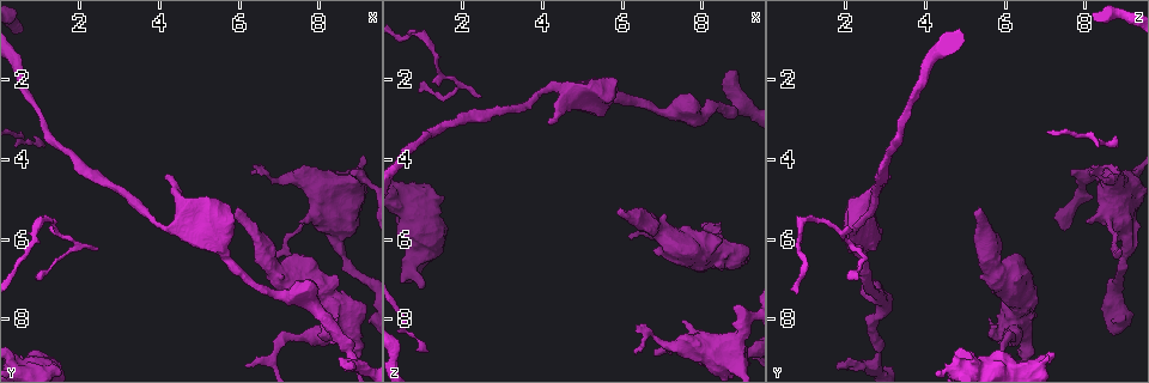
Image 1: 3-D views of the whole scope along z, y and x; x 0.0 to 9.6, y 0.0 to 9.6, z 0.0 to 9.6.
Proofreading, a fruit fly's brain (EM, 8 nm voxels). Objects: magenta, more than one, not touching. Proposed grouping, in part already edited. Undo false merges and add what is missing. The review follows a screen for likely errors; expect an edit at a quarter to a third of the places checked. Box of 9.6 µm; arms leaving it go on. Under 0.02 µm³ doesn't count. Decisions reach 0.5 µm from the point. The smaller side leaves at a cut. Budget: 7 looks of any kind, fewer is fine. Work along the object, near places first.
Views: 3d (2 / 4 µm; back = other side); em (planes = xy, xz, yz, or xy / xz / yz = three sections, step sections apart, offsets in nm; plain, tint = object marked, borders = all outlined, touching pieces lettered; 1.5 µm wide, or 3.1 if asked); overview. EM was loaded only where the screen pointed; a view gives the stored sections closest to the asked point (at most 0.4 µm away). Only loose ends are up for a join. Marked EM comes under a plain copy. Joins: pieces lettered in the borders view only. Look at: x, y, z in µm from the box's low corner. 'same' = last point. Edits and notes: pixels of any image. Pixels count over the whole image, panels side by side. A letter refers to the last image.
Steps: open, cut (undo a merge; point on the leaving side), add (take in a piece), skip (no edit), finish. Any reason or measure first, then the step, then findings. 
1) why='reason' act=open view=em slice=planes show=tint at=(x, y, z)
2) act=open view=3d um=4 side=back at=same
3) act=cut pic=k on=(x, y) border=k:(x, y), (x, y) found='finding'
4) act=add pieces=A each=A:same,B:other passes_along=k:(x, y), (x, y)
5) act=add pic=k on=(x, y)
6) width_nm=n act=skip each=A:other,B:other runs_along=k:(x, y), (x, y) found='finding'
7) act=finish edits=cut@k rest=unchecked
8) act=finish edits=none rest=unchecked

why='an open end' act=open view=3d um=4 at=(8.85, 4.40, 7.70)

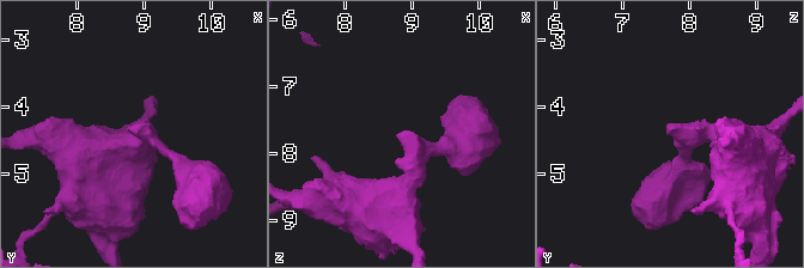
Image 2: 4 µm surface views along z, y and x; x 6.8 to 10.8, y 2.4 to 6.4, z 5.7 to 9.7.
arm_widths_nm=190,280 act=open view=em slice=xz step=8 show=tint at=(8.80, 4.35, 7.70)

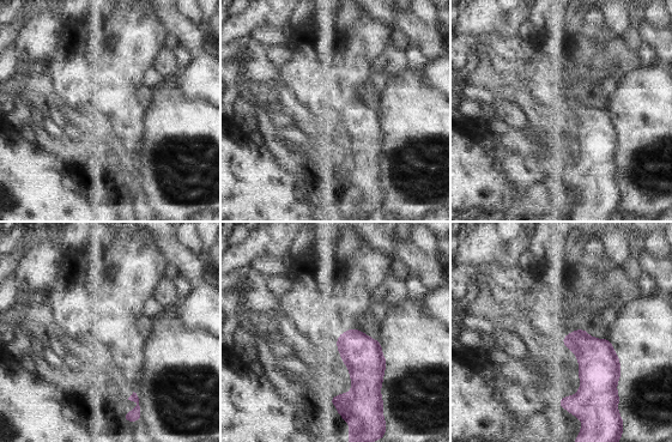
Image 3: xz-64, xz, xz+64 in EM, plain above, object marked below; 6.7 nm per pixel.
why='cut it another way' act=open view=em slice=planes show=borders at=same

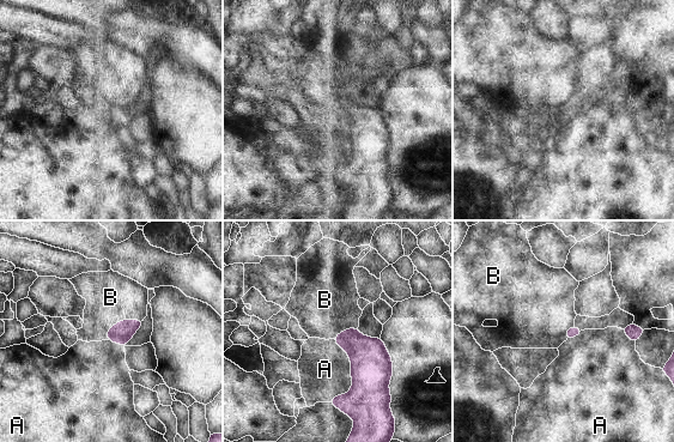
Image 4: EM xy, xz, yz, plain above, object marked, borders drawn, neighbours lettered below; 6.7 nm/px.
act=add pieces=B each=A:other,B:same passes_along=4:(122, 332), (120, 321), (110, 297) found='it goes on there'

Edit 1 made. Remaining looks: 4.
act=open view=overview

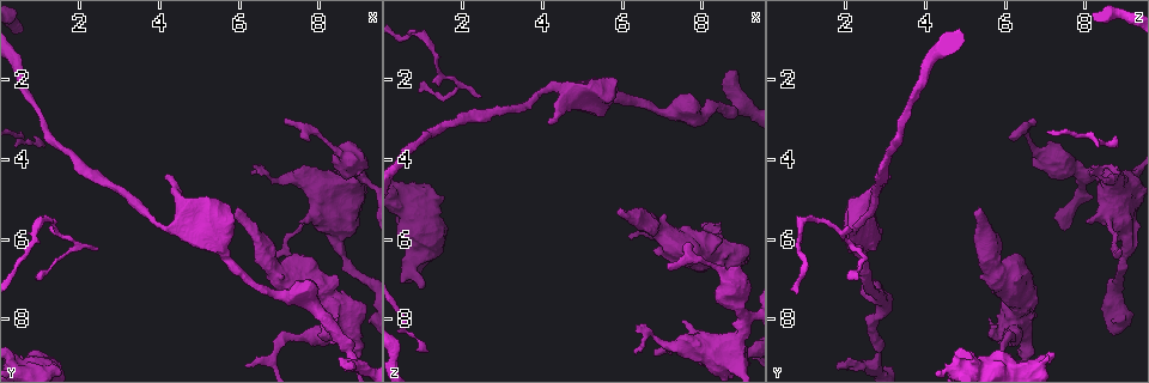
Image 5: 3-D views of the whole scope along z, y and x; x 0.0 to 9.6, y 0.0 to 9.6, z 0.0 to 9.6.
why='thick turns thin' act=open view=em slice=yz step=4 show=tint at=(8.85, 9.00, 6.50)

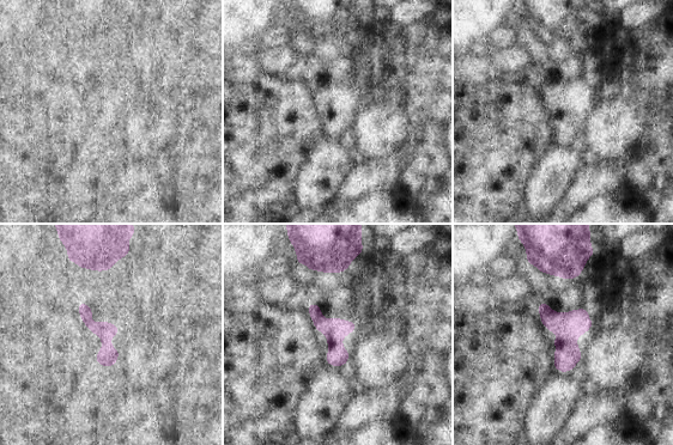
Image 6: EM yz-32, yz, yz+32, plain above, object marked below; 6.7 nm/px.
why='another direction' act=open view=em slice=planes show=tint at=same

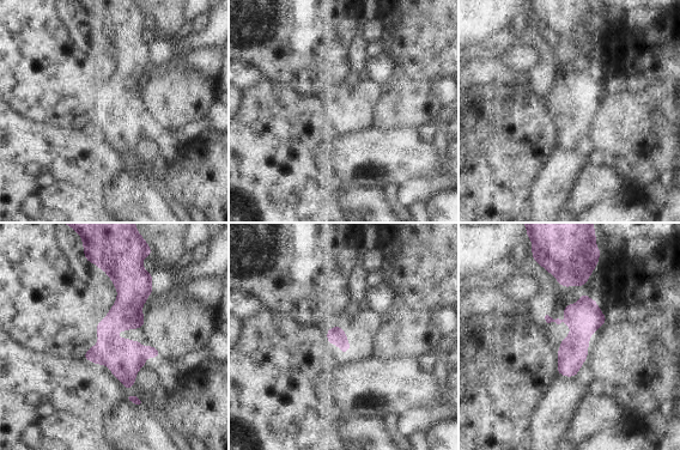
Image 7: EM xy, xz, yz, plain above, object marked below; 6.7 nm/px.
act=open view=em slice=planes show=borders at=same

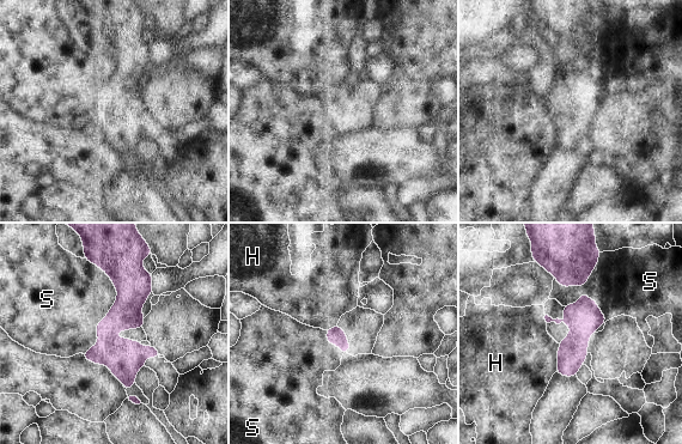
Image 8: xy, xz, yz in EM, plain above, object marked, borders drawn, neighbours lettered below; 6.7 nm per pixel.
width_nm=120 act=skip each=H:other,S:other border=8:(86, 259), (116, 299), (83, 353) found='all the same neuron'

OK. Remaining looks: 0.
act=finish edits=add@4 rest=unchecked

